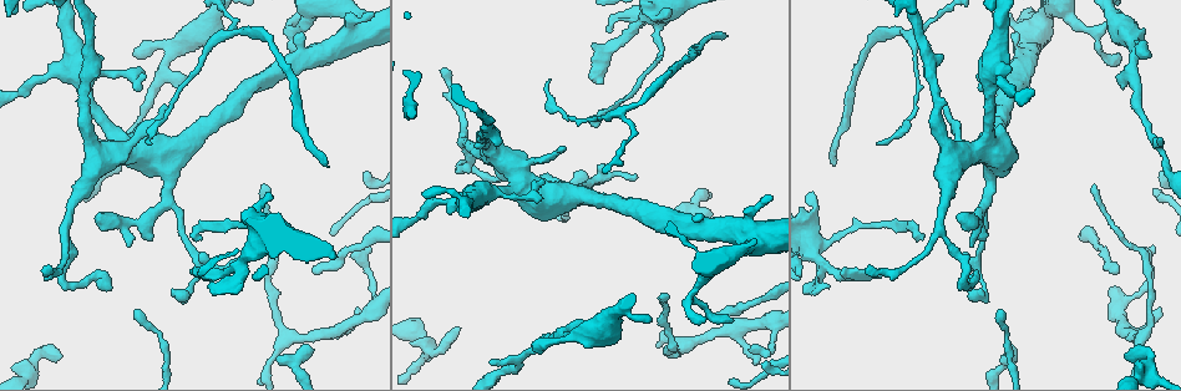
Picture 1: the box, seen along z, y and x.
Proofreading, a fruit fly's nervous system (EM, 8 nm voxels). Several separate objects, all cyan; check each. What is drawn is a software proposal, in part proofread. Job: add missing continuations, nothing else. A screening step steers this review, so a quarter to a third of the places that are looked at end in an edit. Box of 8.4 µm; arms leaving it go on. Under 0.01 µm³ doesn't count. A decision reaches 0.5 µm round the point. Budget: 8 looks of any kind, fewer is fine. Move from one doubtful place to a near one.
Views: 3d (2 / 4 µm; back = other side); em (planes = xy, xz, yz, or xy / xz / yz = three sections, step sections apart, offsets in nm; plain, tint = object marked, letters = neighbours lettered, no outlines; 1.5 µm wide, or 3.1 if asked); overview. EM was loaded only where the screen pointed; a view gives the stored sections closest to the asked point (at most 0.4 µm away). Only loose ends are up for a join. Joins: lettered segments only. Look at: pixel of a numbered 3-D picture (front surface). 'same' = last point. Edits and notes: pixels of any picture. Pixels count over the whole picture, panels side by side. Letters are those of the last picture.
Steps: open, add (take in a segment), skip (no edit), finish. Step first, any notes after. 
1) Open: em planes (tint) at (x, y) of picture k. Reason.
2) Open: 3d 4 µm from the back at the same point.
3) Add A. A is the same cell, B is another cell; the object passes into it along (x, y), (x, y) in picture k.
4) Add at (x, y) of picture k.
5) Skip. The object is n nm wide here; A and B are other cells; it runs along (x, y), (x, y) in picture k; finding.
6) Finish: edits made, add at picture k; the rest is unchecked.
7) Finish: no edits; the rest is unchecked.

Open: 3d 2 µm from the back at (723, 33) of picture 1. Tapers out.

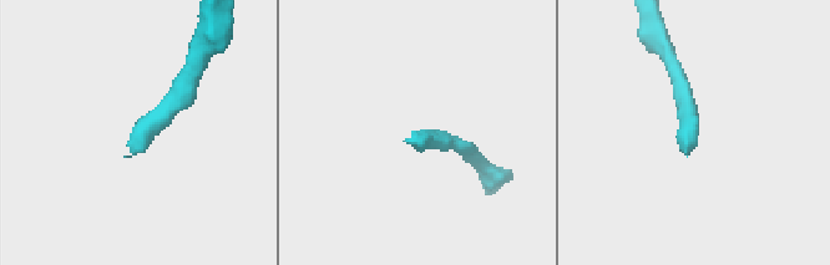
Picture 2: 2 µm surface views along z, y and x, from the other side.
Open: em planes (letters) at (694, 148) of picture 2. Shape alone is not enough.

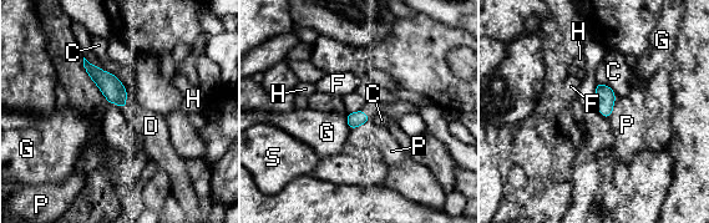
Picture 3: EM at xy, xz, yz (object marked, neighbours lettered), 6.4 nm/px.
Add D. The object is 100 nm wide here; D is the same cell, C, F, G, H, P and S are other cells; it goes on there.

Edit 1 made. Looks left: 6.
Open: overview. Redraw.

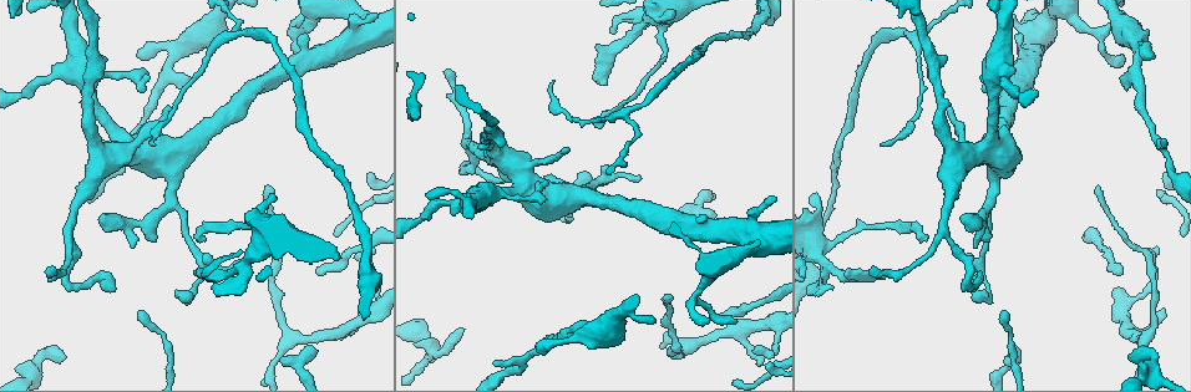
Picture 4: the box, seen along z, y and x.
Open: em planes (letters) at (601, 84) of picture 4. Branch stops here.

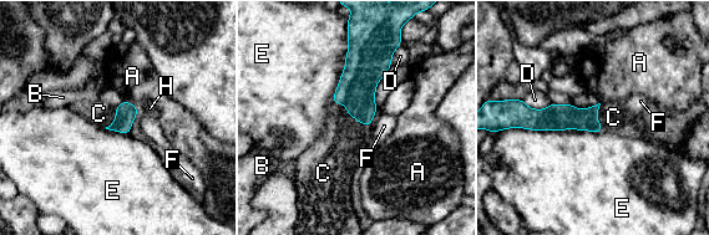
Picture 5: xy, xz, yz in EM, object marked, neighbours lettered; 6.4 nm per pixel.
Add C. C is the same cell, A, B, D, E, F and H are other cells; the object passes into it along (358, 82), (350, 115), (337, 151) in picture 5; the neuron continues.

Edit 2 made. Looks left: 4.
Open: overview.

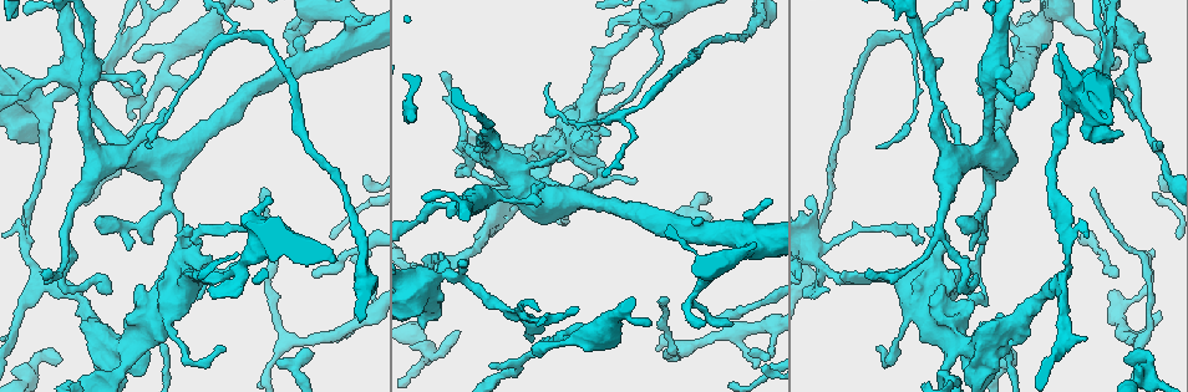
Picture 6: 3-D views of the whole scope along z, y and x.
Open: 3d 4 µm at (1127, 363) of picture 6. Branch stops here.

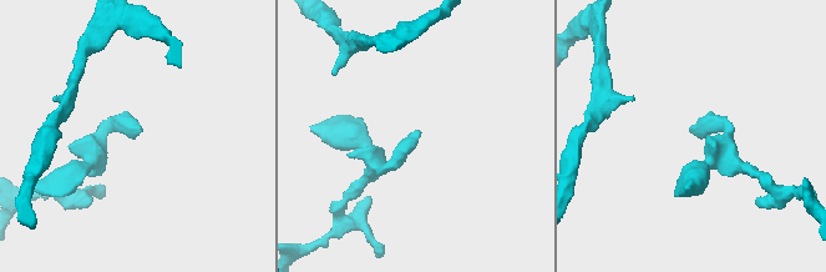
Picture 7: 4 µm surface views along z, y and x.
Open: em planes (letters) at (692, 131) of picture 7.

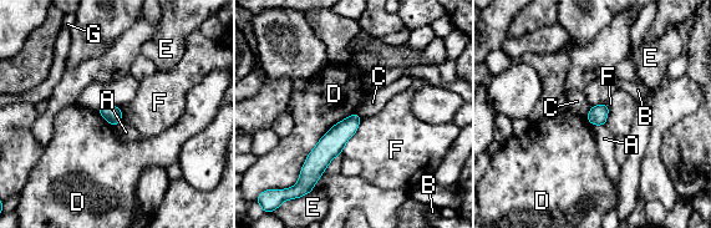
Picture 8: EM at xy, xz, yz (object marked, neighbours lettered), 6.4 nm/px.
Skip. A, B, C, D, E, F and G are other cells; a border runs along (355, 111), (319, 140), (295, 182) in picture 8; no lettered segment goes on from it.

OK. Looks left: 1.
Finish: edits made, add at picture 3, add at picture 5; the rest is unchecked.

